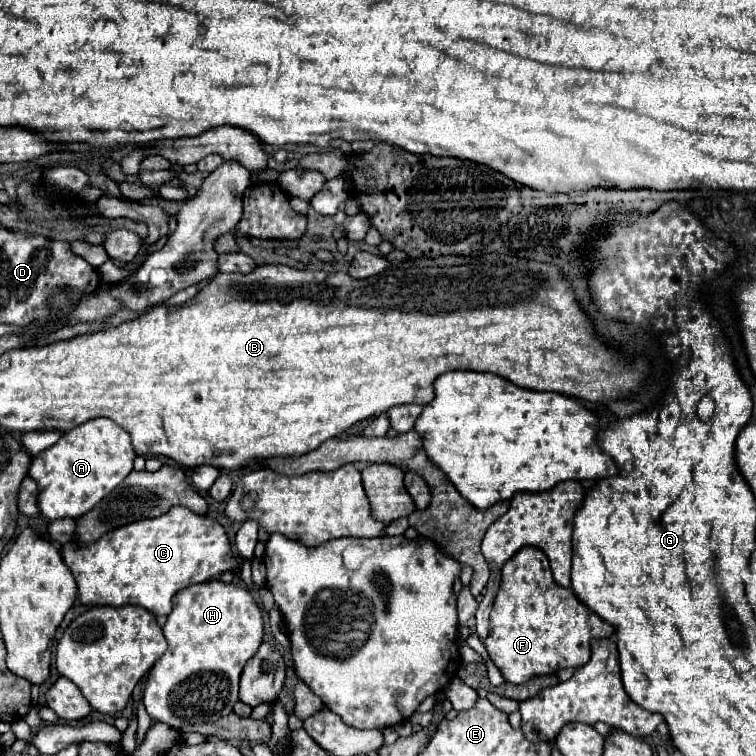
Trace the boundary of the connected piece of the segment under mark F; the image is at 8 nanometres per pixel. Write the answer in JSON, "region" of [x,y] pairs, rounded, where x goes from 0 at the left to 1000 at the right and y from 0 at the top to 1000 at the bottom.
{"region":[[[698,722],[683,730],[664,751],[640,857],[669,902],[693,905],[704,894],[772,881],[780,873],[783,847],[796,847],[810,839],[812,828],[778,807],[757,778],[743,778],[733,770],[722,733],[714,725]]]}

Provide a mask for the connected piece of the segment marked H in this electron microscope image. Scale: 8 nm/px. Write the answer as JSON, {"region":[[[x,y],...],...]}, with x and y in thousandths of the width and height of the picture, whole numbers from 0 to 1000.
{"region":[[[288,767],[251,775],[235,786],[230,807],[222,812],[217,825],[217,841],[222,860],[204,878],[196,892],[188,929],[193,942],[206,955],[217,955],[228,963],[243,960],[249,955],[286,955],[307,942],[307,934],[315,929],[315,899],[323,878],[341,862],[349,841],[349,817],[333,786],[312,772],[296,772]]]}

